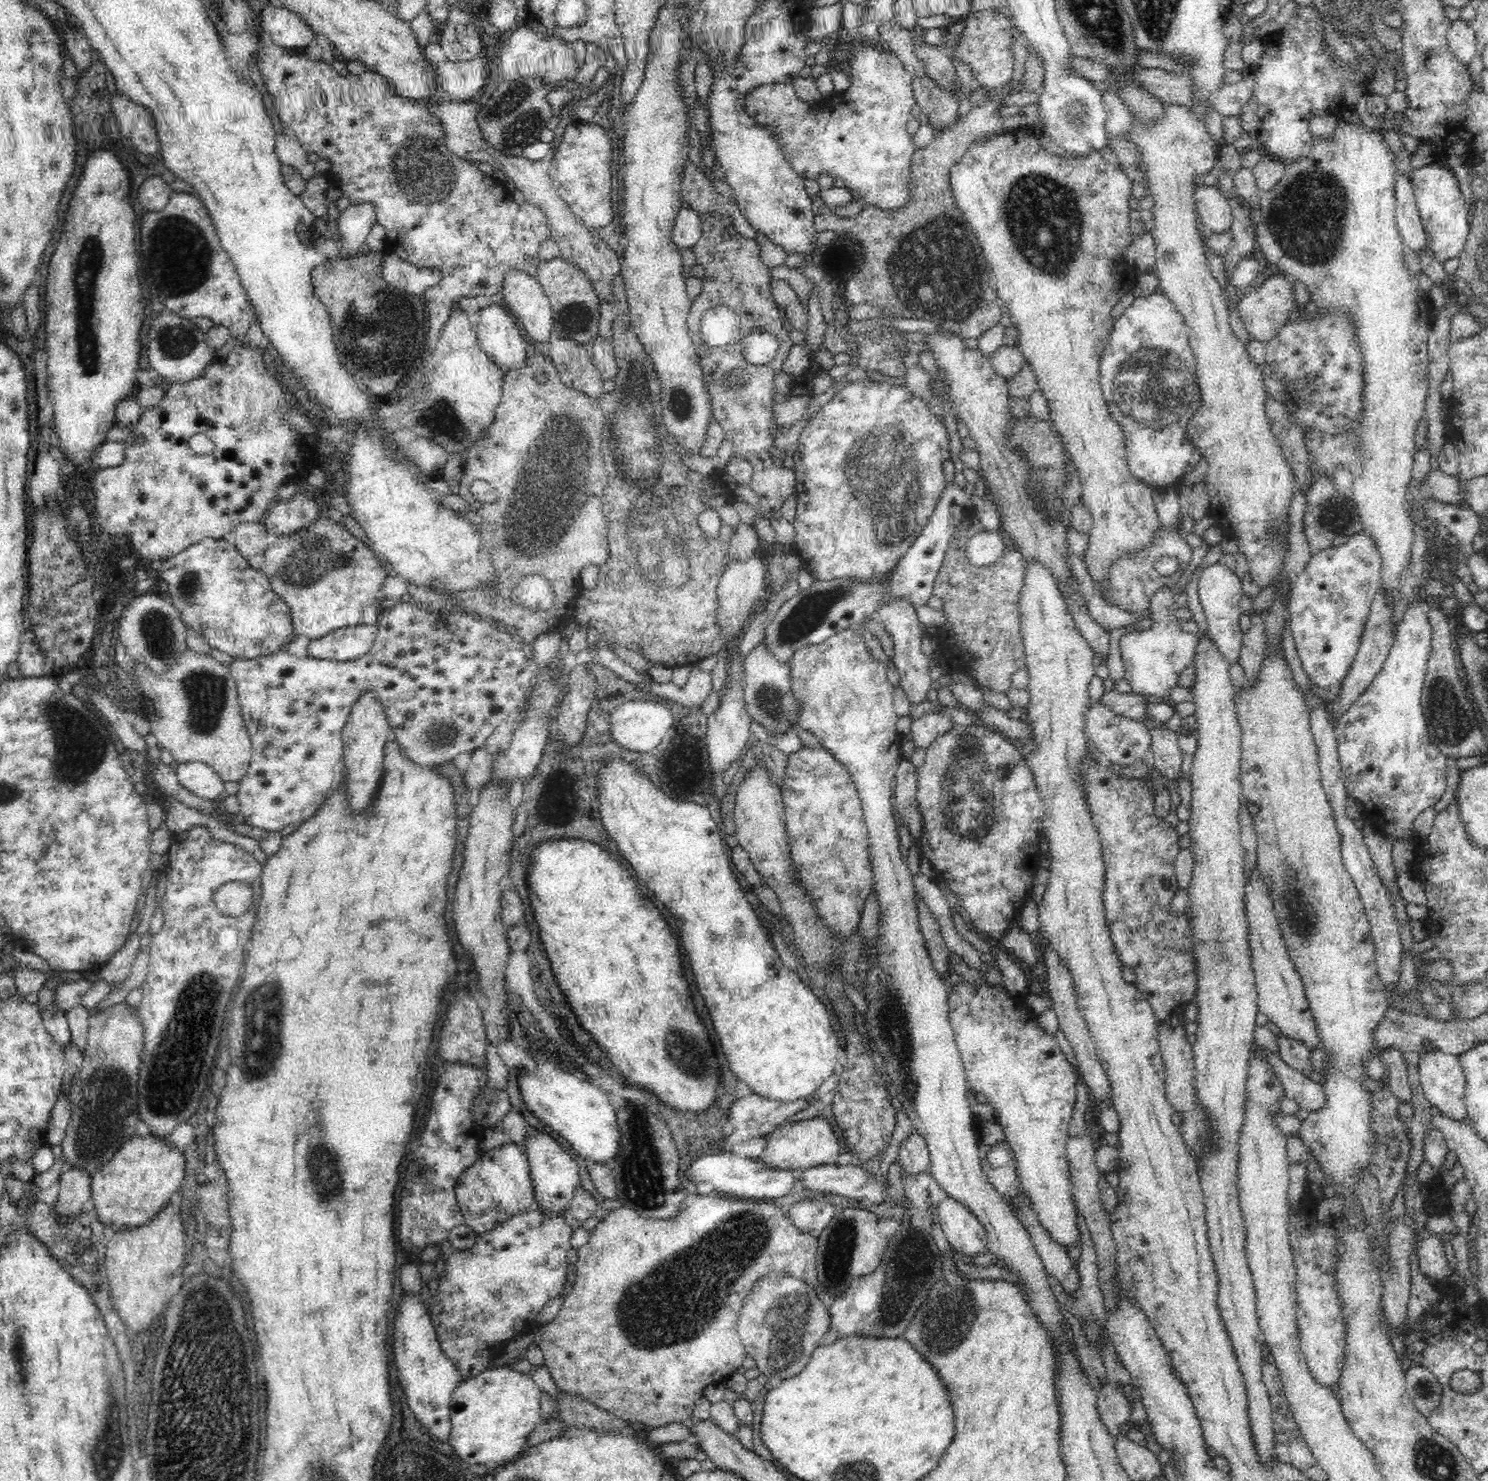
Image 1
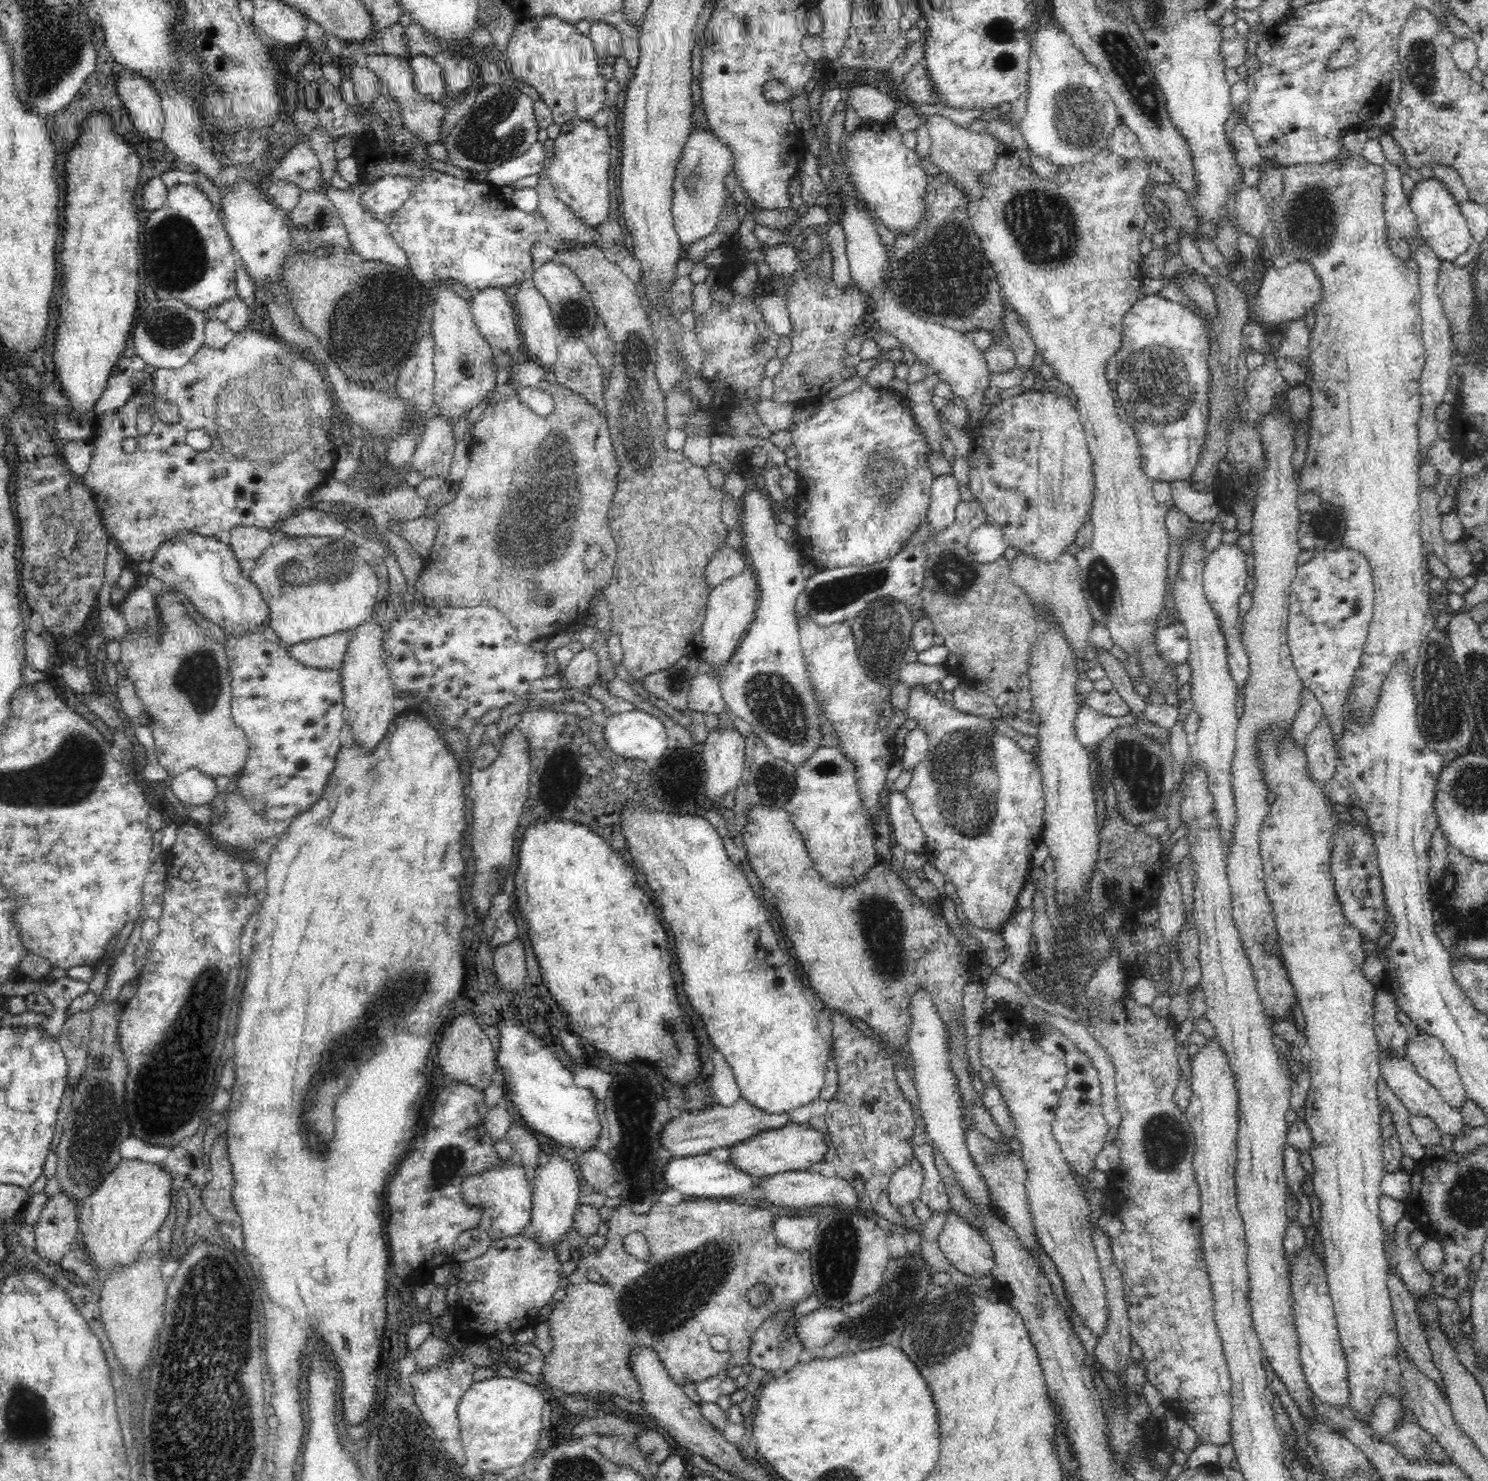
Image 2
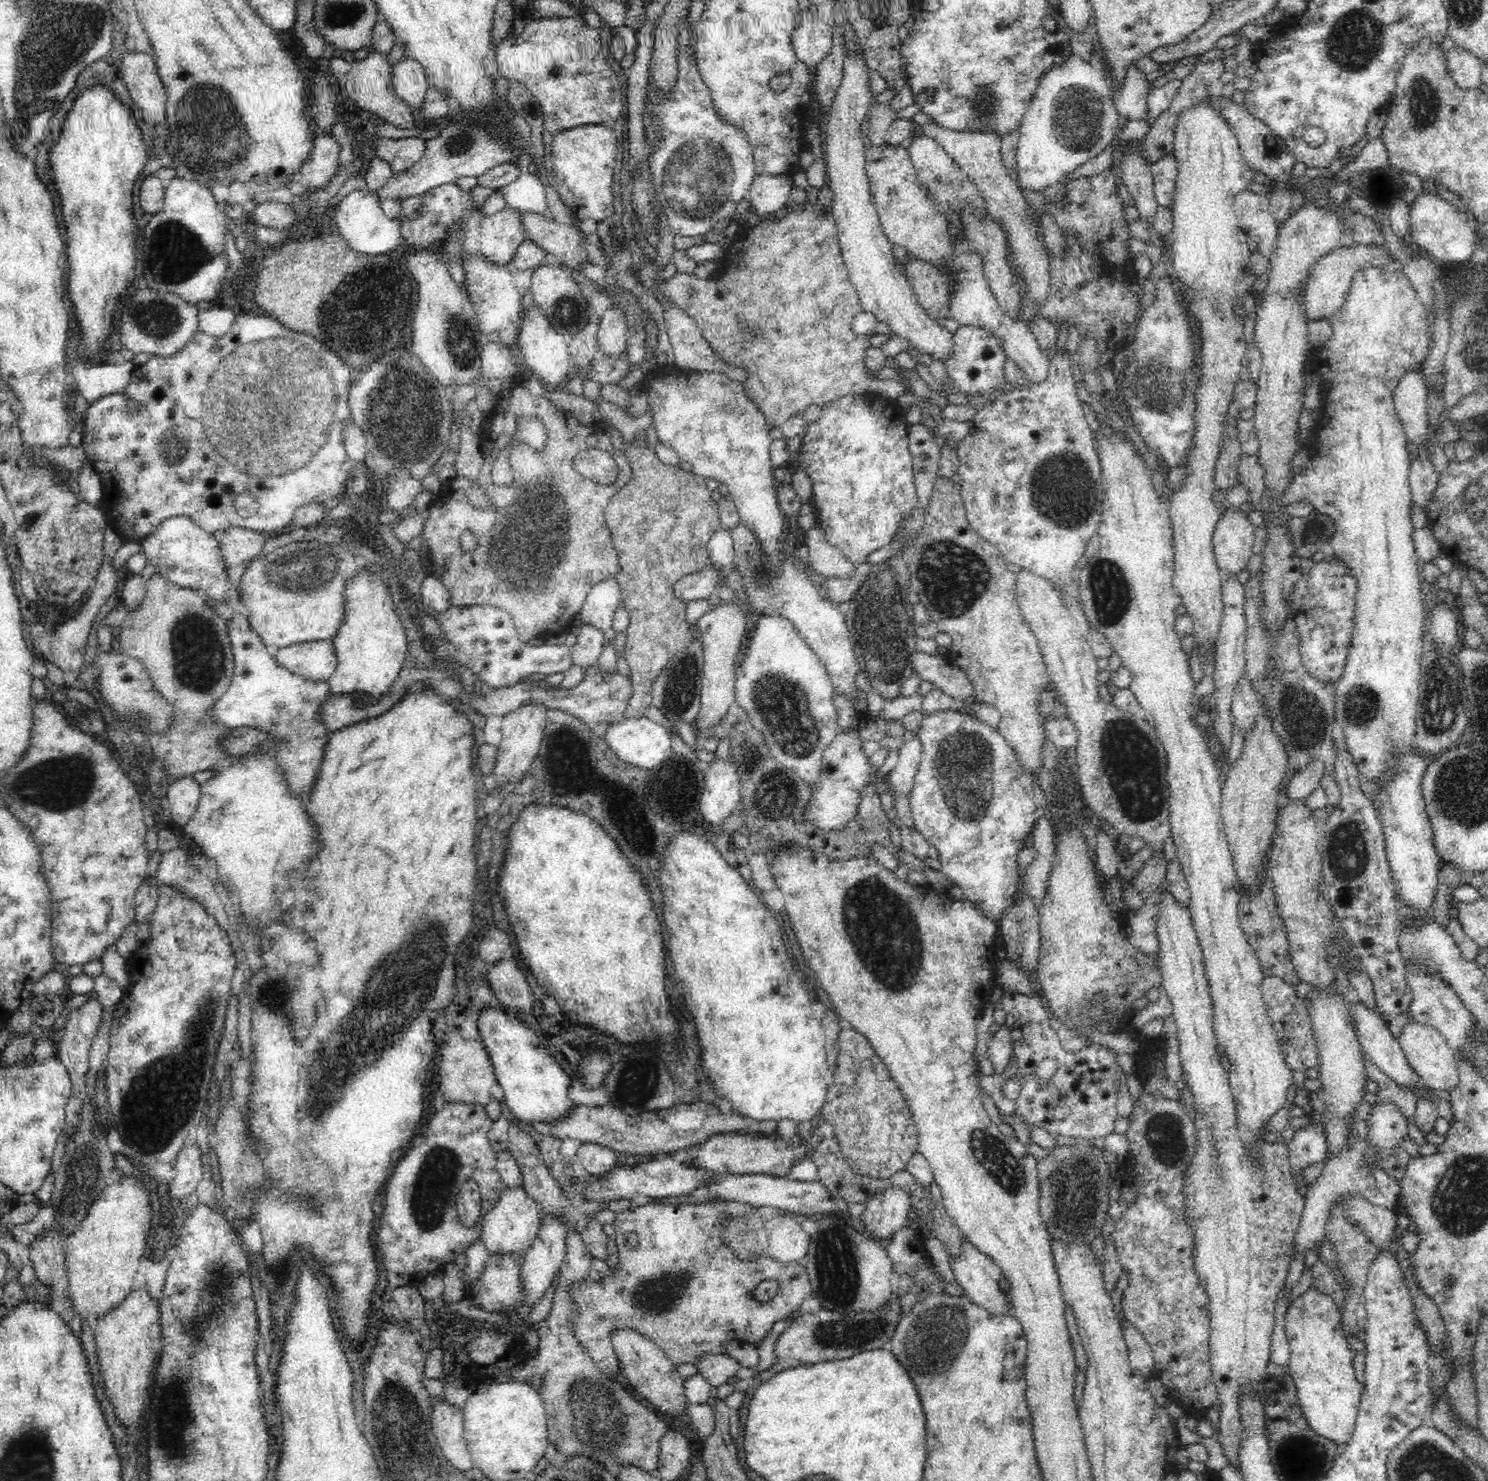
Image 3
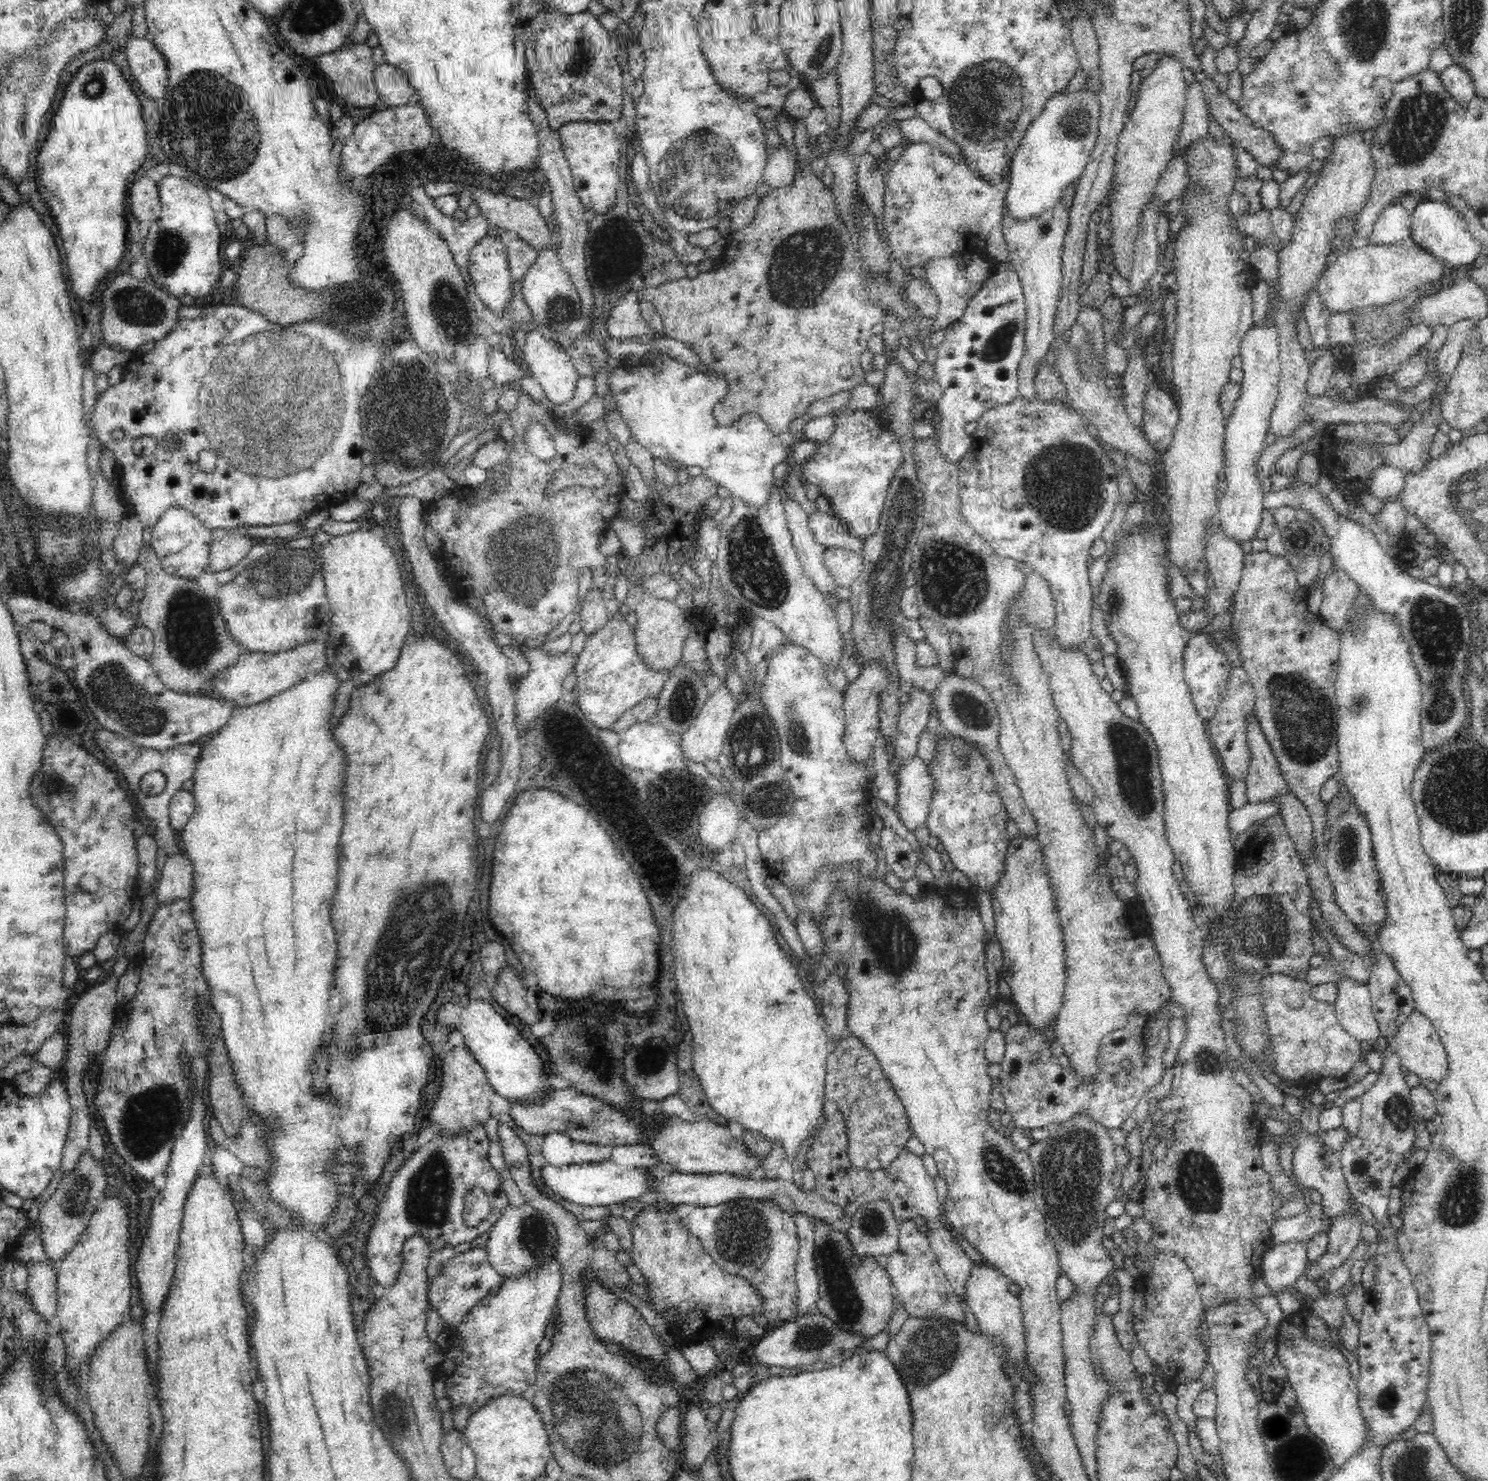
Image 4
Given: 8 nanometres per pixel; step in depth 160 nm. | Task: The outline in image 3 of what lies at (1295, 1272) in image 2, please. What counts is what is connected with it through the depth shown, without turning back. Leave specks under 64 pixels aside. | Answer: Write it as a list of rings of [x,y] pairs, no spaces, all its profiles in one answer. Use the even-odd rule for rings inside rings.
[[[1306,1290],[1288,1306],[1284,1330],[1290,1347],[1287,1373],[1297,1388],[1297,1397],[1308,1426],[1322,1438],[1333,1440],[1339,1448],[1345,1446],[1353,1435],[1363,1385],[1358,1383],[1354,1375],[1354,1353],[1348,1347],[1337,1306],[1330,1296],[1320,1294],[1316,1290]]]

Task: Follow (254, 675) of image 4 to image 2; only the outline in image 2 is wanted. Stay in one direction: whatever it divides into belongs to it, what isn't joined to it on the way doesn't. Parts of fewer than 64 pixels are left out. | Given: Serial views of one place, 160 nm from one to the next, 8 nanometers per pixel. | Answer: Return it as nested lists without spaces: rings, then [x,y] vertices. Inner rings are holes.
[[[342,630],[311,641],[292,645],[287,650],[298,662],[310,668],[339,670],[348,654],[354,631]]]

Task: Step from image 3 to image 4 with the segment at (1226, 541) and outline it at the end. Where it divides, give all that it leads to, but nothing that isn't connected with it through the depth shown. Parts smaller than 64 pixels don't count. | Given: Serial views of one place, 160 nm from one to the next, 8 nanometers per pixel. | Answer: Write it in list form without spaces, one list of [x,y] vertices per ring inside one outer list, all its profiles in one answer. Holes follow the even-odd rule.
[[[1253,324],[1246,336],[1242,338],[1240,356],[1244,373],[1240,398],[1234,406],[1234,412],[1225,423],[1225,474],[1226,488],[1219,500],[1218,522],[1222,527],[1223,536],[1238,543],[1256,539],[1262,512],[1264,510],[1262,479],[1256,471],[1256,460],[1265,449],[1266,434],[1270,428],[1270,416],[1276,407],[1279,396],[1278,386],[1281,376],[1282,343],[1275,330],[1263,329],[1263,324]]]

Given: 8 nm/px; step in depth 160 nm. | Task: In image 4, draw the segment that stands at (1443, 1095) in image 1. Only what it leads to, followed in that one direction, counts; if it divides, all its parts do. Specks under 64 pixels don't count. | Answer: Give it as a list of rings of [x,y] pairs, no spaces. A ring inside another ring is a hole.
[[[1416,1010],[1410,1013],[1408,1020],[1398,1029],[1398,1034],[1392,1040],[1391,1048],[1398,1053],[1402,1066],[1422,1079],[1428,1078],[1439,1083],[1449,1072],[1446,1049],[1437,1030],[1426,1016]]]

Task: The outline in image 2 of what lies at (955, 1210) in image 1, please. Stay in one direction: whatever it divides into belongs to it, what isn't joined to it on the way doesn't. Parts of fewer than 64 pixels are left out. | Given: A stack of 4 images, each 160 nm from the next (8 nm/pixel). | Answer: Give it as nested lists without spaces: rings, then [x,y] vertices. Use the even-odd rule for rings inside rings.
[[[949,1210],[946,1224],[938,1238],[940,1249],[950,1264],[972,1278],[991,1274],[994,1256],[983,1231],[962,1219],[957,1211]]]

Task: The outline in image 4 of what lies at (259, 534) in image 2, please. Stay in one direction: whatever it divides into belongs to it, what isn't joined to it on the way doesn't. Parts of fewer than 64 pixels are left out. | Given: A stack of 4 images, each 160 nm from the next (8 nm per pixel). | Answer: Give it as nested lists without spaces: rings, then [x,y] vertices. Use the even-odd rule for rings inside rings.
[[[227,534],[222,540],[216,540],[209,548],[209,566],[205,572],[230,570],[252,549],[252,538],[242,534]]]

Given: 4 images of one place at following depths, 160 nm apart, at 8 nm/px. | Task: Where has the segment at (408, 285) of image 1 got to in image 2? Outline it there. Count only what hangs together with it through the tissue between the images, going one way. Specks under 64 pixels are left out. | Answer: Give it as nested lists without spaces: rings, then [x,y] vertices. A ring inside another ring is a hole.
[[[330,183],[325,188],[325,193],[328,199],[334,203],[336,211],[344,223],[344,229],[348,240],[351,244],[351,250],[356,253],[362,259],[377,261],[384,264],[391,264],[395,268],[409,273],[408,262],[406,253],[396,244],[394,237],[388,230],[388,225],[384,224],[382,219],[371,218],[370,214],[367,214],[362,207],[358,206],[360,196],[366,192],[371,186],[363,184],[362,186],[353,186],[344,191],[342,189],[336,189]]]

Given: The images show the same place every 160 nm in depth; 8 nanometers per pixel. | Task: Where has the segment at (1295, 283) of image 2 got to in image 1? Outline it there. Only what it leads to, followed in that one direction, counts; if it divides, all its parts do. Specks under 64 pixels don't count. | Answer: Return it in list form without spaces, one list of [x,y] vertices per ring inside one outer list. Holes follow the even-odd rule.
[[[1281,272],[1266,278],[1259,288],[1244,295],[1238,302],[1237,310],[1240,313],[1241,320],[1244,322],[1246,331],[1250,335],[1250,341],[1268,342],[1290,318],[1290,312],[1294,310],[1294,306],[1297,306],[1296,303],[1294,284],[1288,282]]]

